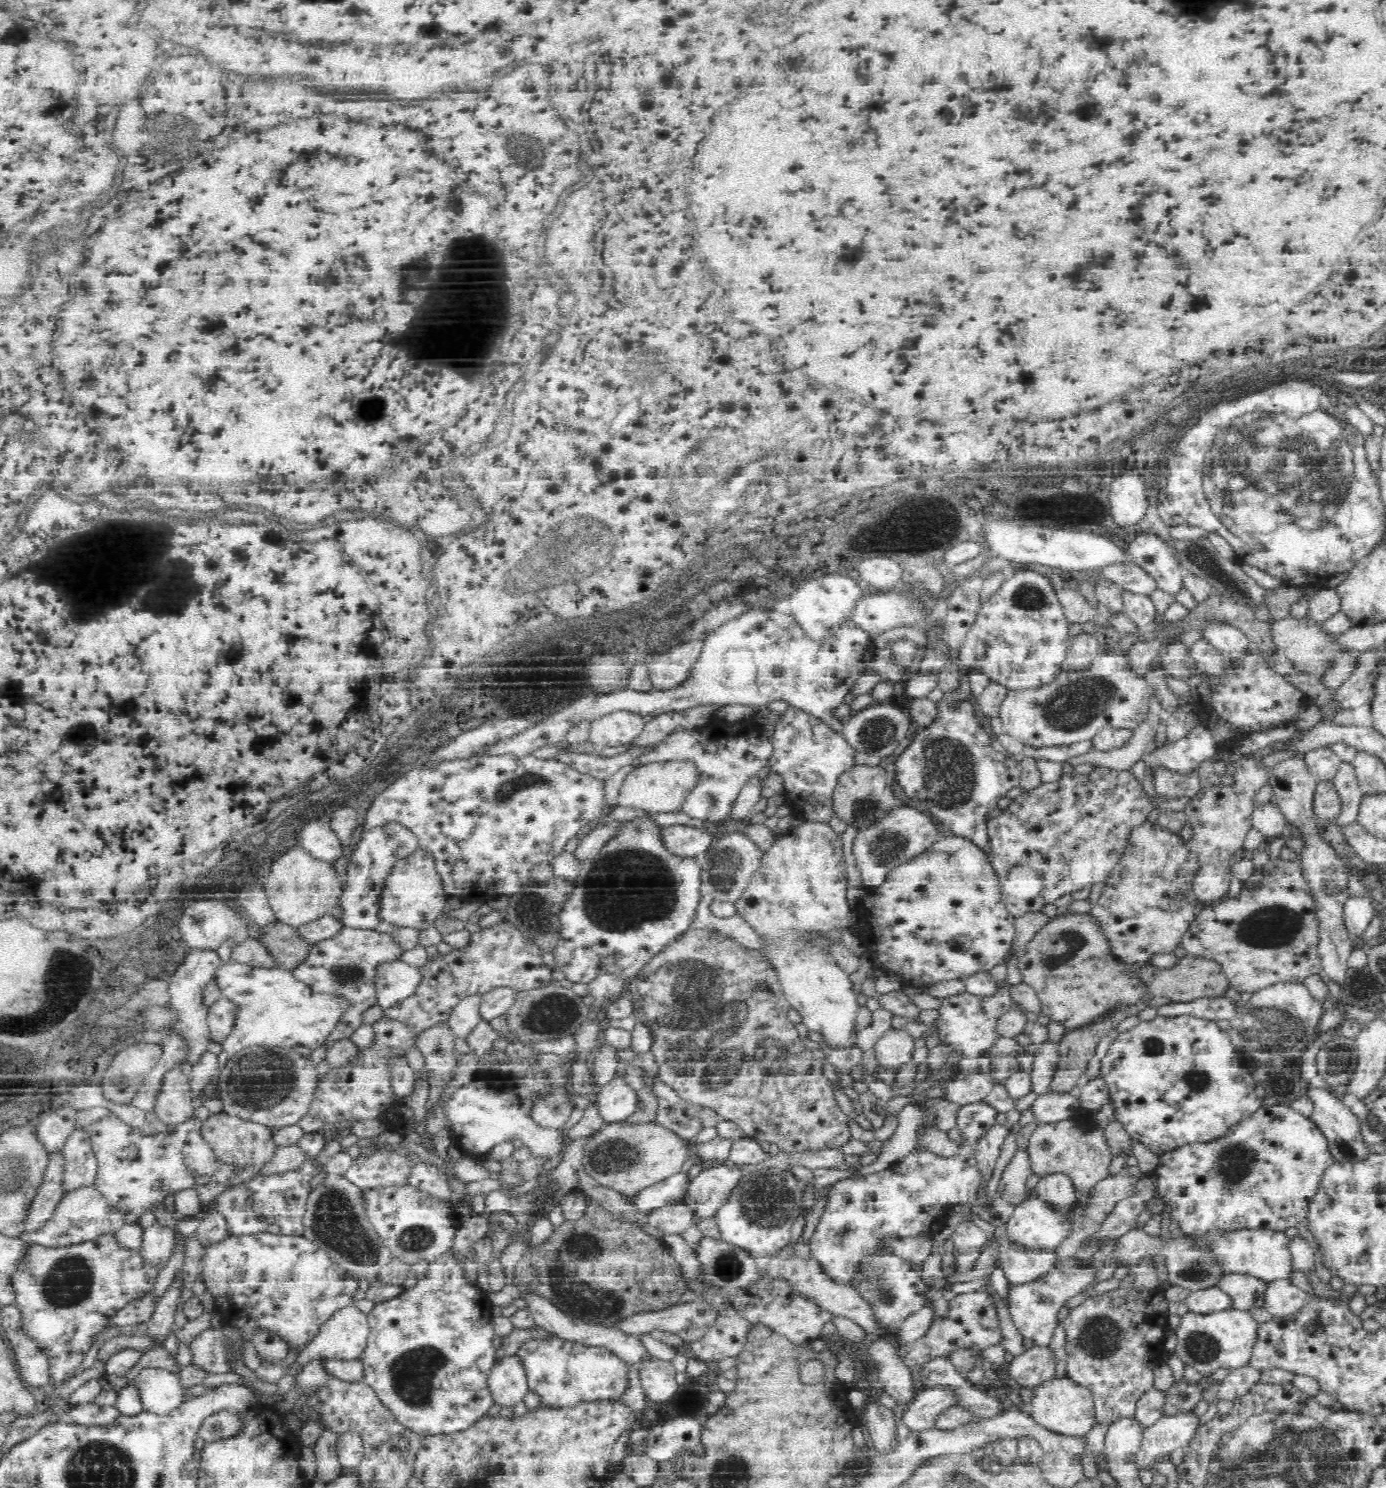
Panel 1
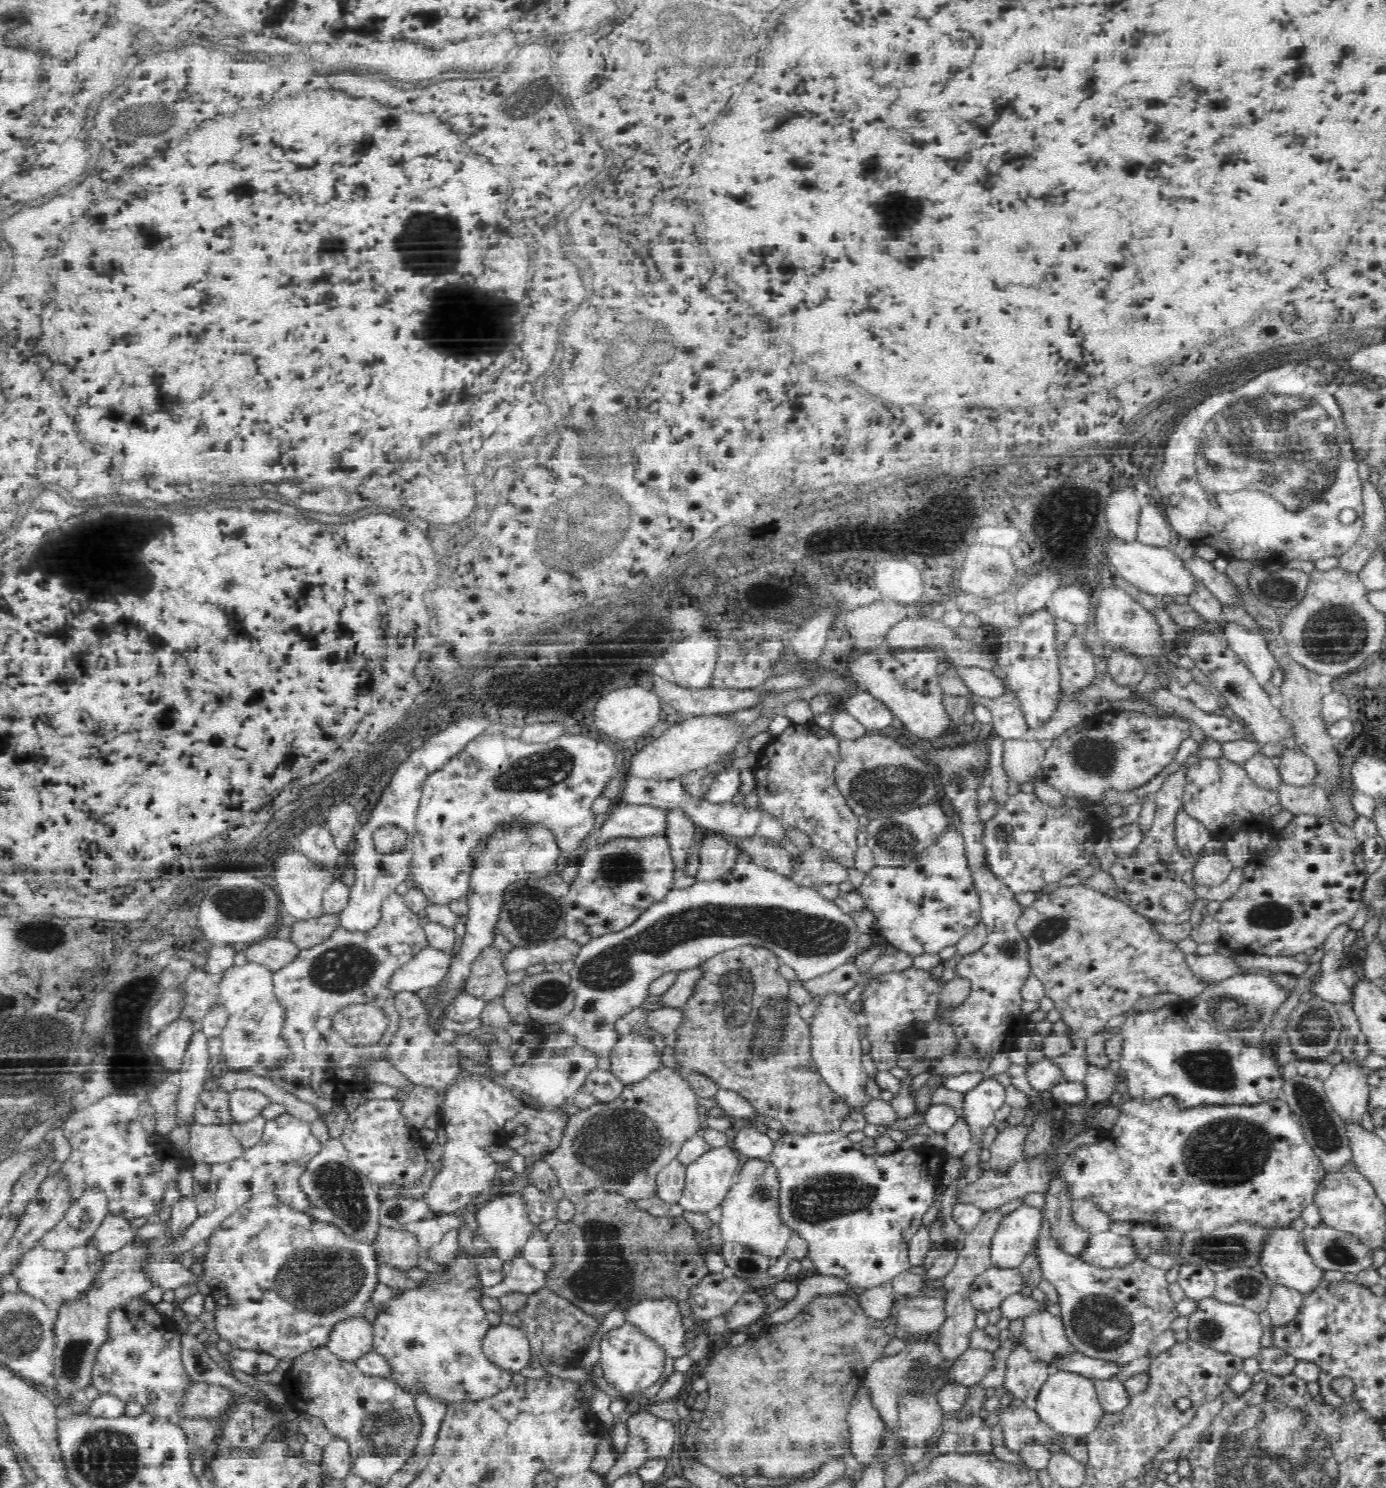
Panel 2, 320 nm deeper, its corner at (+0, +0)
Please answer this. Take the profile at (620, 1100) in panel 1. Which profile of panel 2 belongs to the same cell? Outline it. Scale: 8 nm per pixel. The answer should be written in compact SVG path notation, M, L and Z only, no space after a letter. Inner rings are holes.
M630 1033L615 1044L609 1056L609 1071L625 1090L646 1080L663 1066L653 1043L653 1039L641 1033Z

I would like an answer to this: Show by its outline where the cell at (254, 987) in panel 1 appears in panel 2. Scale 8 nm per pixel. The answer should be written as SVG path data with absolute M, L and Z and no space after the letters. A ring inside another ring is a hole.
M250 961L235 964L222 974L219 991L219 1002L227 1012L226 1026L220 1037L221 1052L225 1055L224 1063L228 1070L252 1070L261 1065L264 1070L273 1071L281 1069L294 1058L285 1037L288 1010L277 999L271 968Z

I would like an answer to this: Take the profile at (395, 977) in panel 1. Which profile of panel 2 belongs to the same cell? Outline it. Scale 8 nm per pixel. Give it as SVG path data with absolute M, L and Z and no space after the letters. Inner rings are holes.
M423 948L392 974L386 987L396 996L401 992L416 993L421 988L440 985L450 970L451 961L450 954Z

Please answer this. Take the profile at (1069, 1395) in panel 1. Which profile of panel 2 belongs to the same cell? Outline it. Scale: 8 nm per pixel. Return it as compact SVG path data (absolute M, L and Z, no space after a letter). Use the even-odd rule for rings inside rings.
M1054 1371L1046 1379L1038 1397L1031 1405L1042 1422L1069 1439L1081 1439L1094 1432L1104 1415L1094 1381L1074 1373Z

